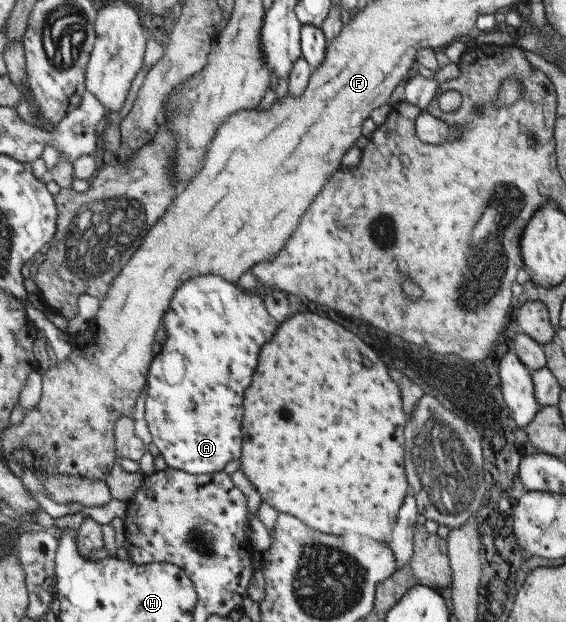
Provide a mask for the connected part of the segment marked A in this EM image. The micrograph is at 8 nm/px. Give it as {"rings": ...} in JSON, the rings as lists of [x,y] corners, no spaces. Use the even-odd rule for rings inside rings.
{"rings":[[[200,275],[200,277],[191,277],[186,283],[182,283],[176,289],[174,296],[170,301],[171,305],[165,314],[163,323],[168,332],[168,339],[162,347],[160,353],[153,356],[151,365],[147,374],[147,386],[145,401],[145,419],[148,429],[152,435],[154,445],[158,448],[160,454],[164,457],[168,468],[180,469],[186,473],[199,476],[204,473],[216,472],[223,470],[226,463],[239,459],[242,450],[242,417],[244,417],[244,391],[250,387],[252,383],[252,373],[258,365],[258,353],[262,349],[262,345],[266,345],[276,329],[278,329],[278,321],[268,314],[264,300],[255,294],[248,293],[246,290],[238,287],[237,283],[228,283],[226,279],[222,279],[220,275]]]}

